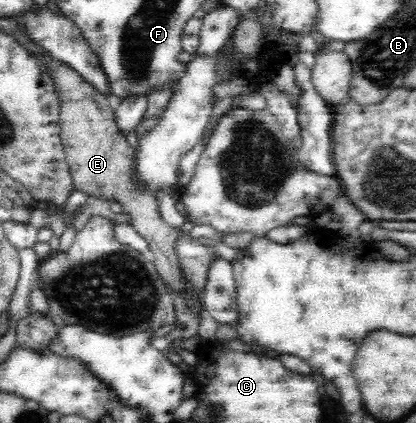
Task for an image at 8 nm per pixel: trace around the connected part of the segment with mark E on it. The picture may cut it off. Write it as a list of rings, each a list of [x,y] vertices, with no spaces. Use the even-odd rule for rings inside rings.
[[[44,49],[38,52],[37,59],[52,77],[59,98],[59,135],[72,175],[74,190],[120,203],[123,213],[132,217],[131,226],[149,243],[151,259],[160,279],[168,290],[179,294],[185,300],[192,314],[200,316],[200,303],[192,297],[192,293],[186,291],[192,285],[184,277],[176,256],[176,244],[183,233],[180,229],[172,229],[164,223],[160,217],[156,195],[136,187],[132,171],[132,164],[135,161],[134,149],[116,125],[116,115],[106,99],[107,96],[100,94],[70,65],[54,59]]]

